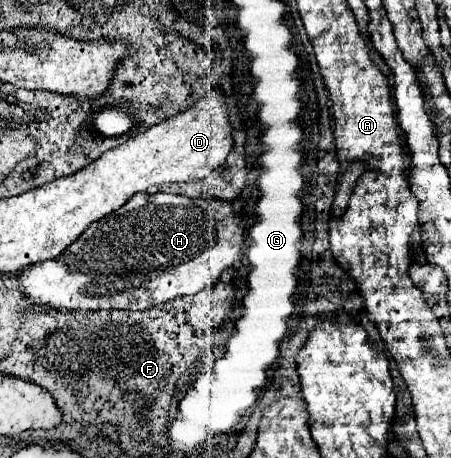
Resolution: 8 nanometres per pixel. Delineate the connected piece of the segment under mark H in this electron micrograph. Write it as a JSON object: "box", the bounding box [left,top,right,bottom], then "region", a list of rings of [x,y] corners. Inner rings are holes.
{"box":[17,193,245,311],"region":[[[137,193],[121,209],[117,209],[109,217],[91,223],[85,229],[85,233],[73,245],[69,245],[57,259],[51,259],[51,261],[45,261],[45,263],[37,263],[35,267],[29,267],[29,269],[21,271],[19,277],[17,277],[17,287],[23,291],[23,295],[33,299],[35,303],[49,305],[49,307],[59,309],[59,311],[99,311],[99,309],[141,309],[141,311],[145,311],[145,309],[149,309],[153,305],[167,303],[169,299],[185,297],[185,295],[195,295],[195,293],[203,291],[205,287],[215,285],[219,281],[223,269],[233,267],[233,263],[239,261],[237,253],[243,247],[243,241],[245,241],[243,213],[233,211],[233,205],[229,201],[225,201],[225,199],[217,199],[217,197],[211,197],[211,199],[191,199],[191,197],[173,195],[173,193],[155,193],[155,195]]]}

